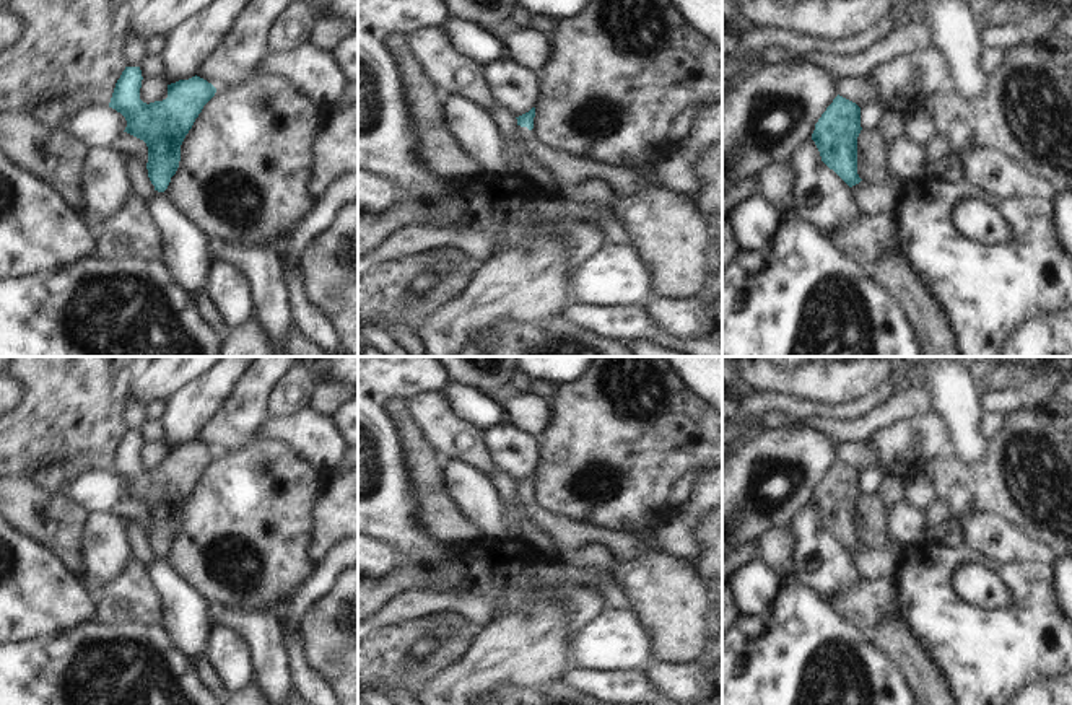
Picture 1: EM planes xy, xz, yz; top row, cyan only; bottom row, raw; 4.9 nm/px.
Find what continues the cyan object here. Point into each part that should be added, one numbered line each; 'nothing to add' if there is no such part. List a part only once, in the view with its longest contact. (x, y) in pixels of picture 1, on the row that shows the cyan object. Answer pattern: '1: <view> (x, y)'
1: xz (566, 170)

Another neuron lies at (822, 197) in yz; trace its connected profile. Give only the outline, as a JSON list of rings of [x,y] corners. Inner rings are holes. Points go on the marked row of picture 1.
[[[812,138],[794,151],[791,164],[795,208],[807,223],[825,234],[836,234],[864,217],[852,187],[821,161]]]

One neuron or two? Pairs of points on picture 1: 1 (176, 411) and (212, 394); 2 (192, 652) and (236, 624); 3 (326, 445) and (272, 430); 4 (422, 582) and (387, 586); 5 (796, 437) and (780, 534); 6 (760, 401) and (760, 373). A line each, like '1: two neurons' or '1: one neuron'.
1: one neuron
2: two neurons
3: one neuron
4: one neuron
5: two neurons
6: two neurons

